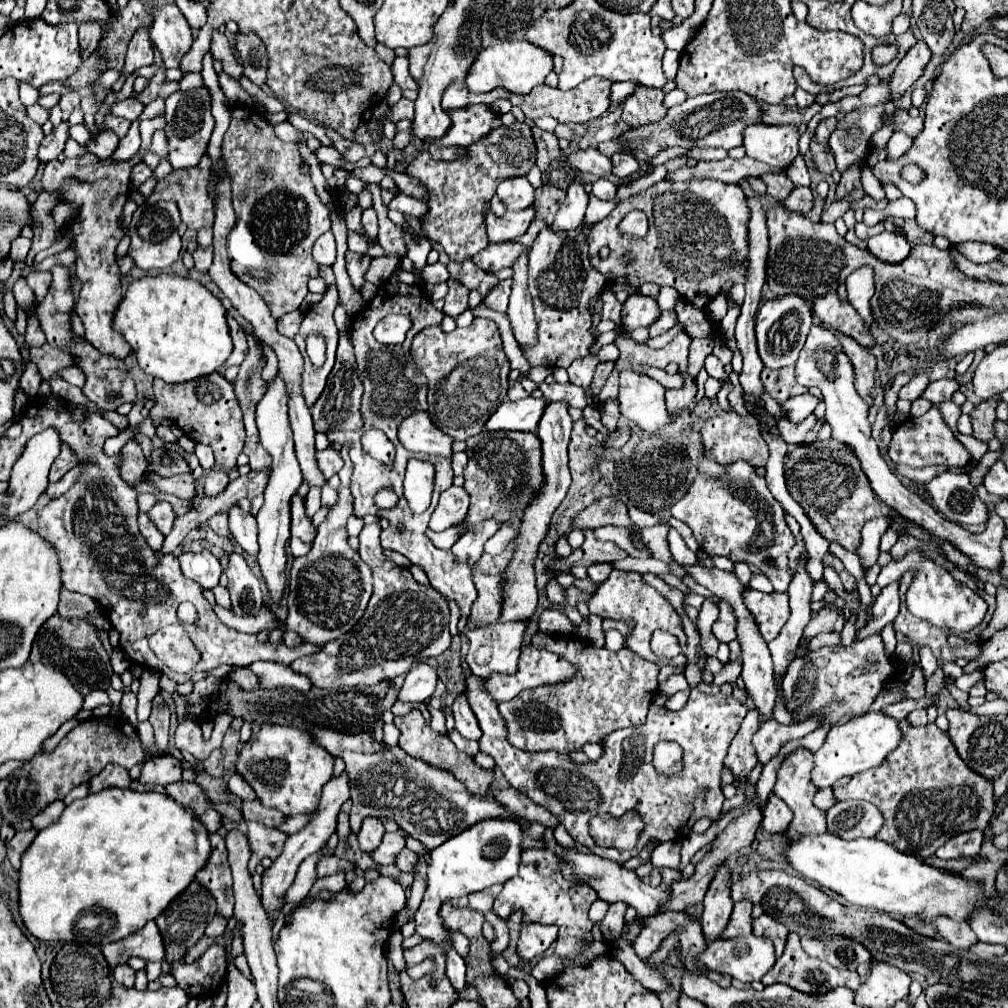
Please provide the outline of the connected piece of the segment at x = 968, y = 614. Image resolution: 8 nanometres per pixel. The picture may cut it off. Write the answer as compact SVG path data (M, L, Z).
M911 551L905 559L891 561L889 565L885 565L877 577L877 585L883 589L891 581L899 581L907 569L915 569L913 583L907 591L907 607L915 617L925 619L937 627L947 627L951 631L971 631L983 621L987 603L967 585L957 583L945 567L939 567L931 559L925 559L919 551Z

